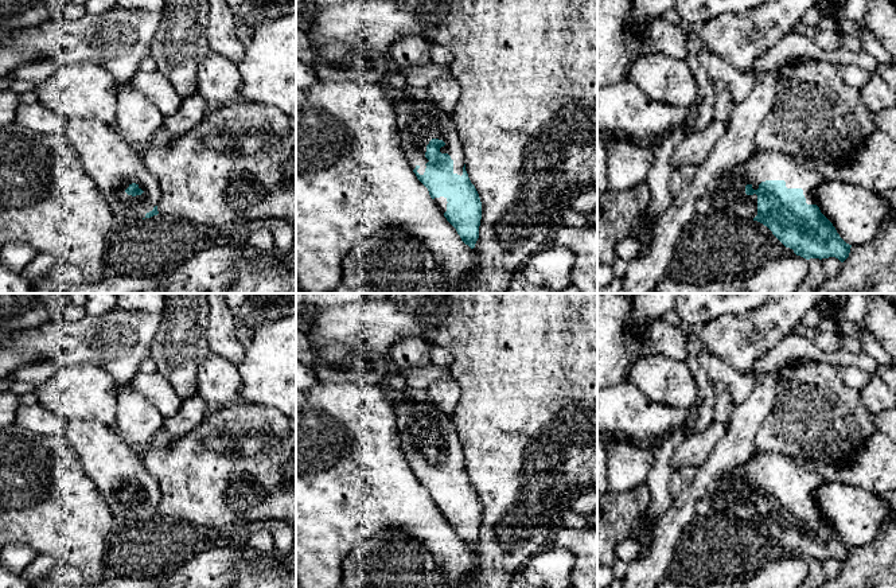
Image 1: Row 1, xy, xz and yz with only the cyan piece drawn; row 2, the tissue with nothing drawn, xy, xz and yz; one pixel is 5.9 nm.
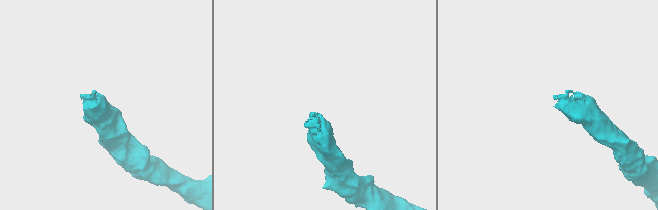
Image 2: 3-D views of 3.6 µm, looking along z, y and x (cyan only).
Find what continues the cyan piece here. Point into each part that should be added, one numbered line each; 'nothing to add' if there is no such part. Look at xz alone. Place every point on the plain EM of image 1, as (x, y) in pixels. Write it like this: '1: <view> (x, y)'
1: xz (417, 423)

